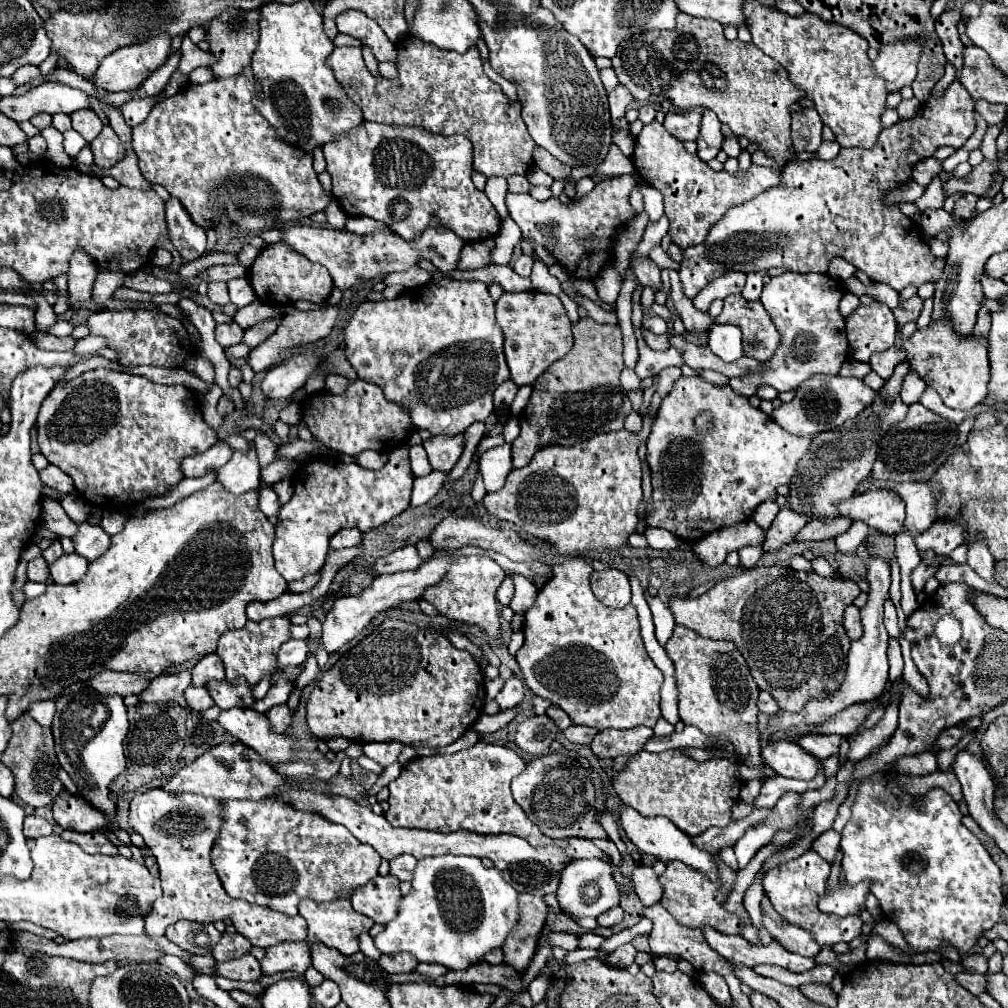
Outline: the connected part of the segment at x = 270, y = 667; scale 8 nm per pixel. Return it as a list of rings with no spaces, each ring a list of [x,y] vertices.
[[[284,617],[266,619],[266,621],[248,621],[242,629],[226,631],[218,641],[218,655],[226,667],[226,679],[234,681],[234,677],[246,677],[252,683],[258,683],[262,675],[276,671],[276,655],[284,641],[290,639],[290,621]]]

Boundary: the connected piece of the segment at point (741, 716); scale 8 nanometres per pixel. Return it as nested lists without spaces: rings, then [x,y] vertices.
[[[674,627],[672,637],[664,645],[668,657],[676,667],[676,685],[678,685],[678,709],[684,725],[694,725],[702,733],[720,733],[722,729],[746,729],[750,731],[734,731],[730,743],[734,745],[740,761],[752,769],[764,771],[762,759],[758,759],[758,749],[762,747],[760,737],[754,733],[756,725],[756,699],[758,685],[754,683],[750,669],[744,657],[734,649],[730,641],[714,641],[698,635],[686,627]]]

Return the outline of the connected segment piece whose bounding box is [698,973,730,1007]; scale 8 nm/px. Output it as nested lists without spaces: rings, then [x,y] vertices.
[[[700,973],[698,979],[702,981],[702,987],[706,987],[706,991],[716,1001],[722,1001],[722,1005],[730,1007],[730,991],[728,991],[726,981],[722,981],[722,975],[718,975],[718,973]]]

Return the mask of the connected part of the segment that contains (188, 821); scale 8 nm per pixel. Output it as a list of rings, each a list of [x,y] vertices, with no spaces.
[[[150,789],[150,791],[138,793],[130,801],[128,823],[136,833],[140,833],[144,837],[148,849],[156,857],[158,867],[160,867],[160,881],[162,881],[162,889],[164,889],[162,897],[156,899],[152,911],[146,915],[146,933],[148,935],[164,935],[166,927],[180,919],[202,921],[202,923],[206,923],[206,921],[214,923],[218,919],[232,919],[236,931],[240,935],[244,935],[256,947],[276,945],[278,941],[304,941],[306,939],[306,921],[300,915],[290,917],[280,911],[248,903],[244,899],[232,899],[224,891],[224,887],[210,863],[210,849],[212,849],[214,837],[218,835],[218,829],[220,829],[220,803],[218,801],[202,797],[202,795],[192,795],[192,793],[166,793],[162,789]]]

